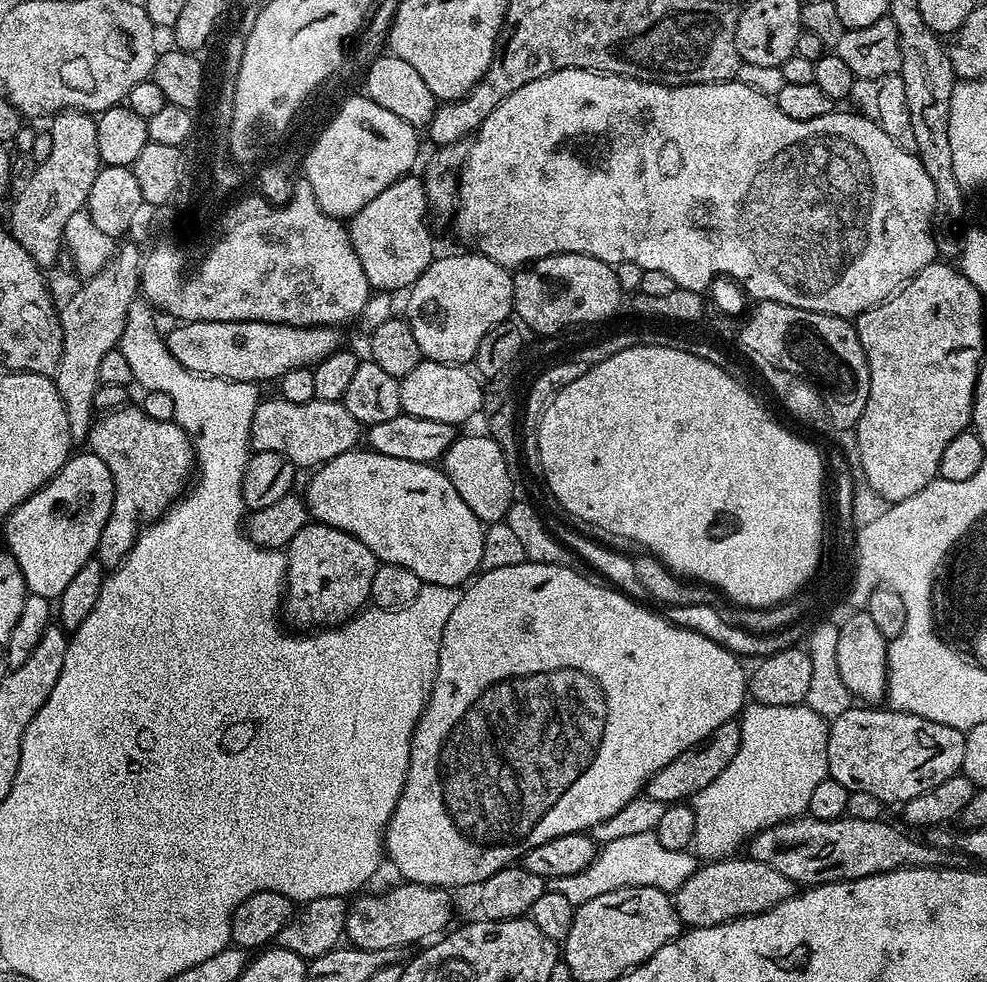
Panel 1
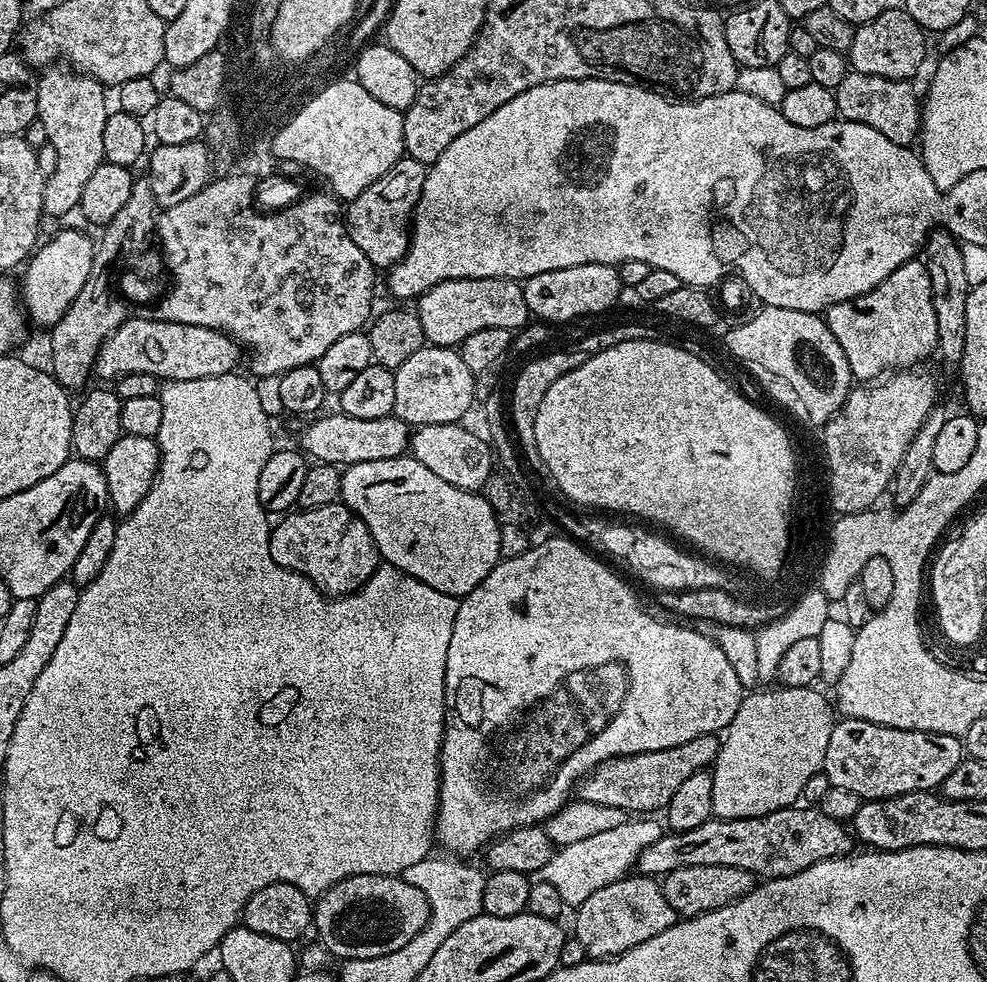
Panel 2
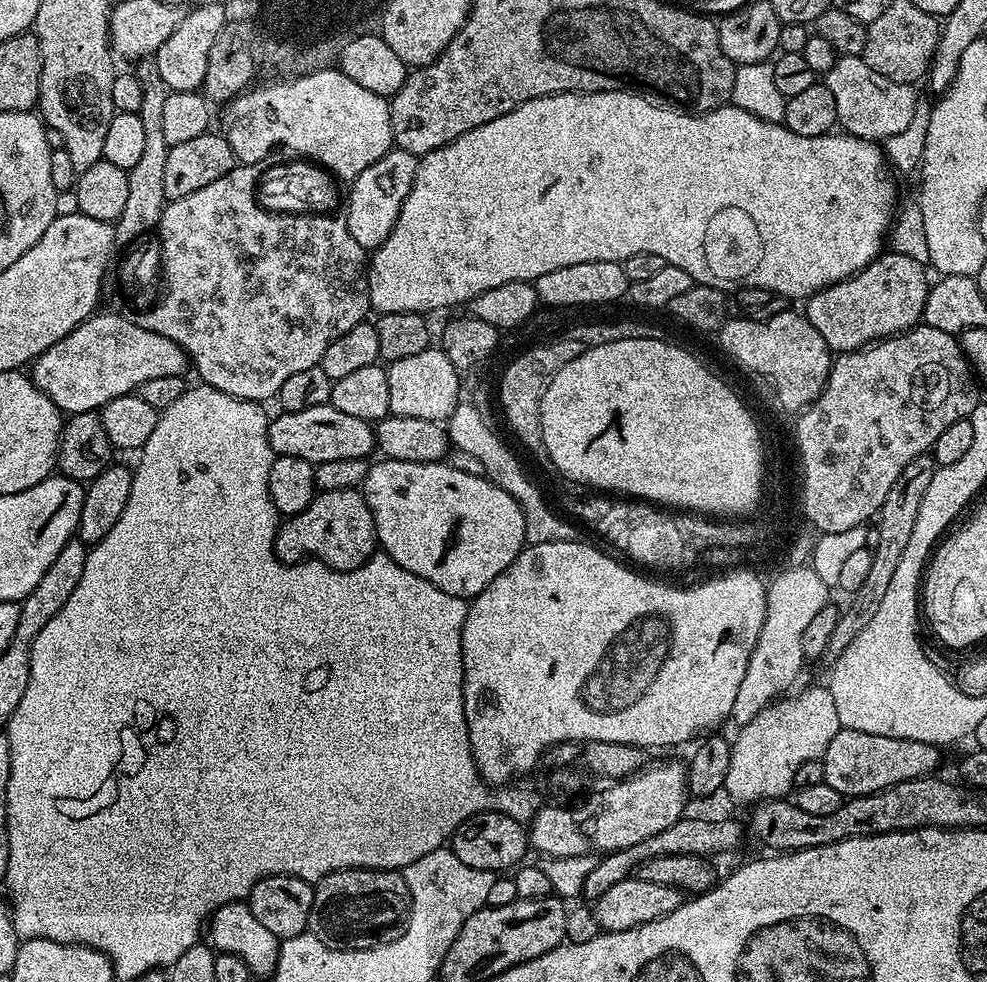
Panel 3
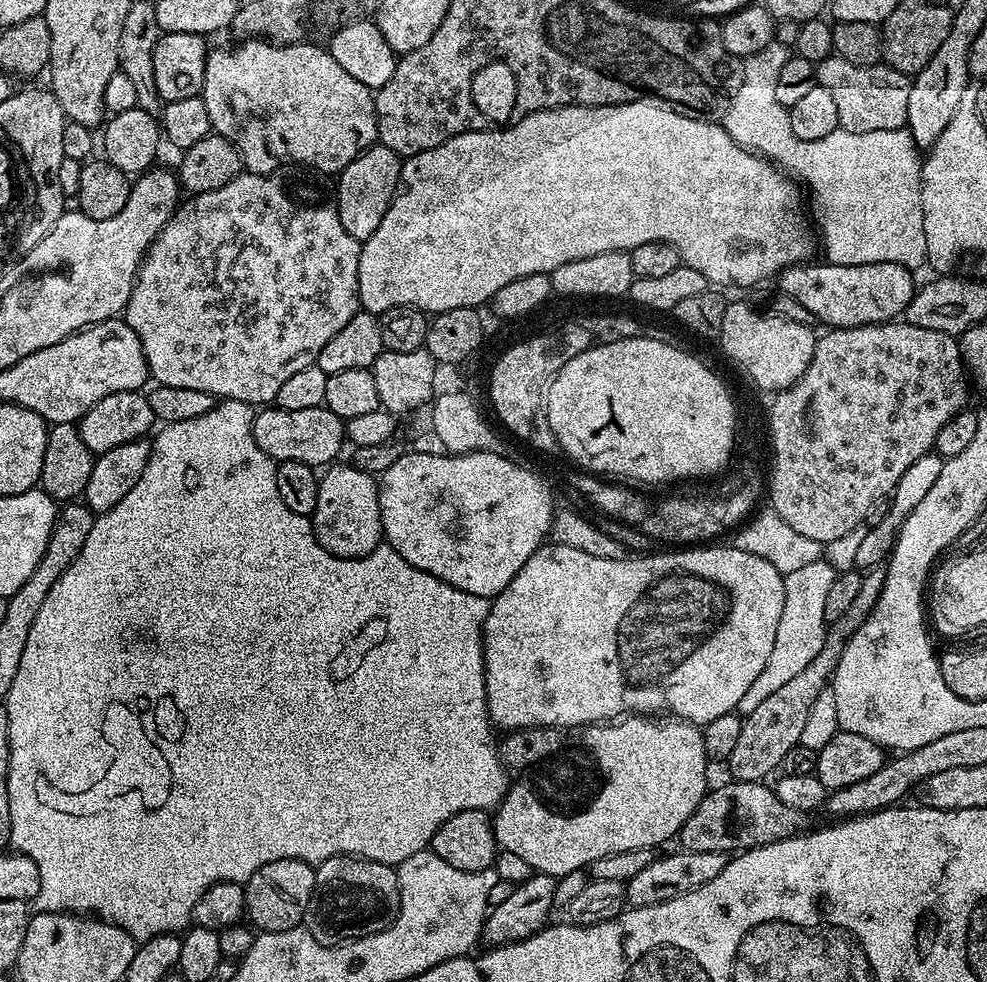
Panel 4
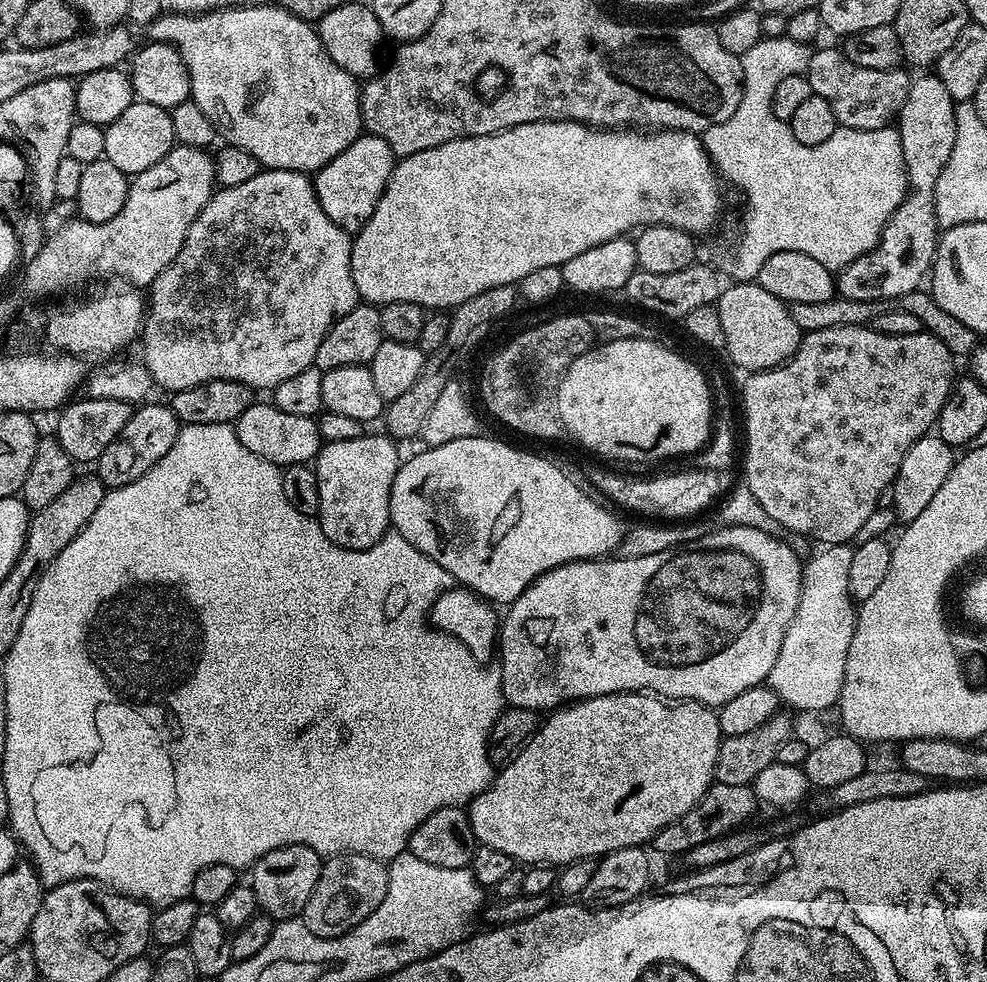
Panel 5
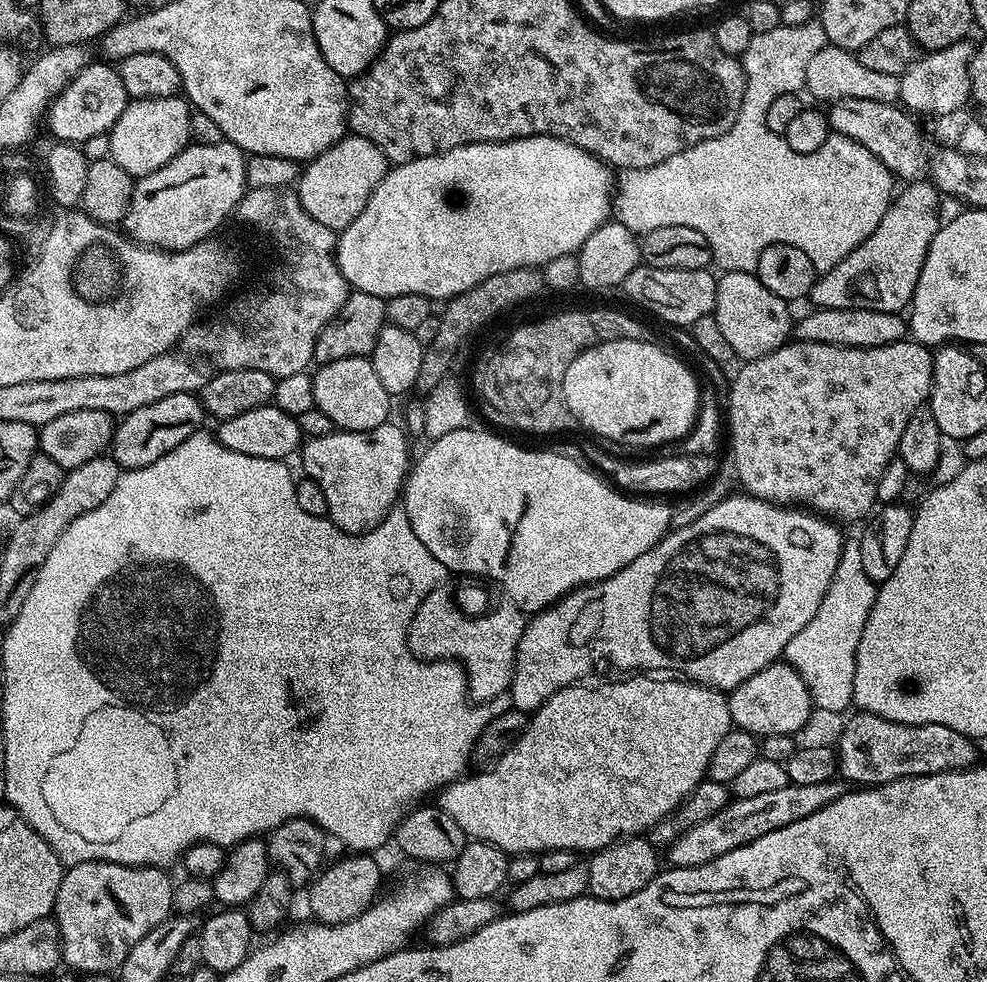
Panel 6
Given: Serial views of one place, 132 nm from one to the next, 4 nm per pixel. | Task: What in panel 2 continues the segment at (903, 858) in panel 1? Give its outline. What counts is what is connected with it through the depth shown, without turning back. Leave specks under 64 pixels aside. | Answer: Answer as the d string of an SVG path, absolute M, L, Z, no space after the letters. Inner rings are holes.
M793 806L754 818L713 818L702 822L702 826L694 826L694 830L665 831L656 842L651 842L642 850L634 868L639 875L656 878L670 870L682 870L682 866L738 866L738 870L751 872L757 878L775 878L798 874L819 860L847 856L853 851L852 844L854 837L845 821L826 818L826 814L822 814L816 806Z

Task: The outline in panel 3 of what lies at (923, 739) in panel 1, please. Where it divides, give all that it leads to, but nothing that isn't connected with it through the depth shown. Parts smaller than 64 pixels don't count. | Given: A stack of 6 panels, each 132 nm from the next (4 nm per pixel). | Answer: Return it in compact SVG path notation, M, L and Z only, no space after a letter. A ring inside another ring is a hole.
M841 728L838 734L834 734L830 746L826 746L824 783L834 786L834 790L846 798L874 794L898 782L933 775L940 764L940 752L941 749L935 744Z

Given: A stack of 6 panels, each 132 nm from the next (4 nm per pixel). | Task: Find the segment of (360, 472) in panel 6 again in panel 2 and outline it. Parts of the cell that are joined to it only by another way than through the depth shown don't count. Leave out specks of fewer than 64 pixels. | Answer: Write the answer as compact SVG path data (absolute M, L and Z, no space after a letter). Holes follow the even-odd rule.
M327 504L317 508L305 508L303 510L292 510L281 515L280 520L271 525L268 534L268 545L270 546L270 558L278 562L283 568L292 572L300 572L314 586L326 596L349 596L351 592L357 592L382 563L382 557L366 522L358 518L356 512L352 512L343 504Z

